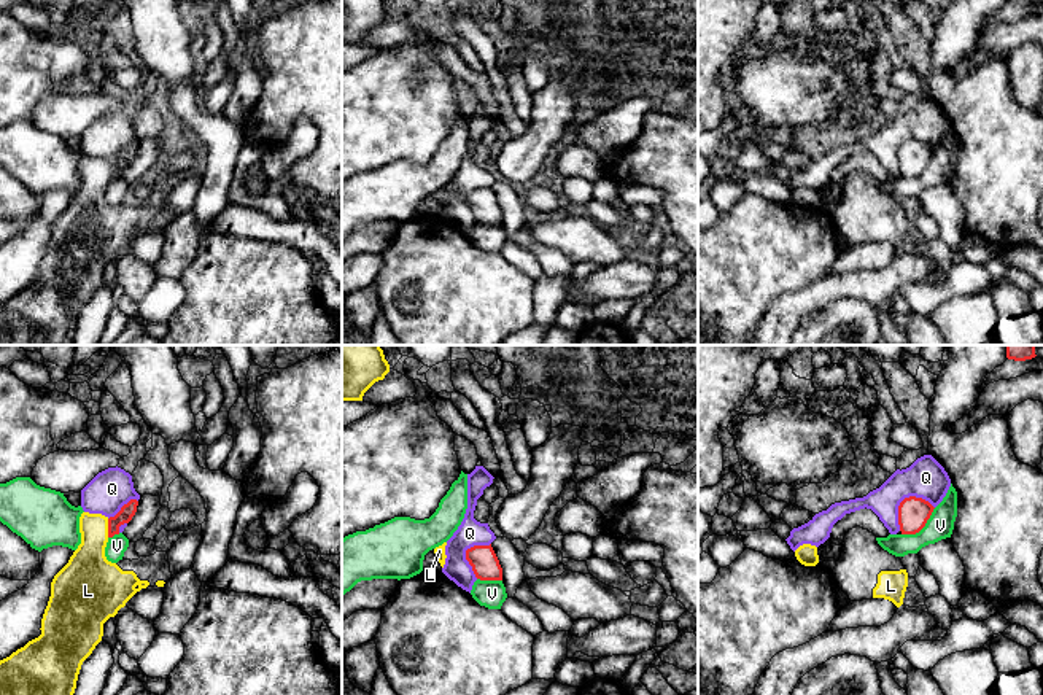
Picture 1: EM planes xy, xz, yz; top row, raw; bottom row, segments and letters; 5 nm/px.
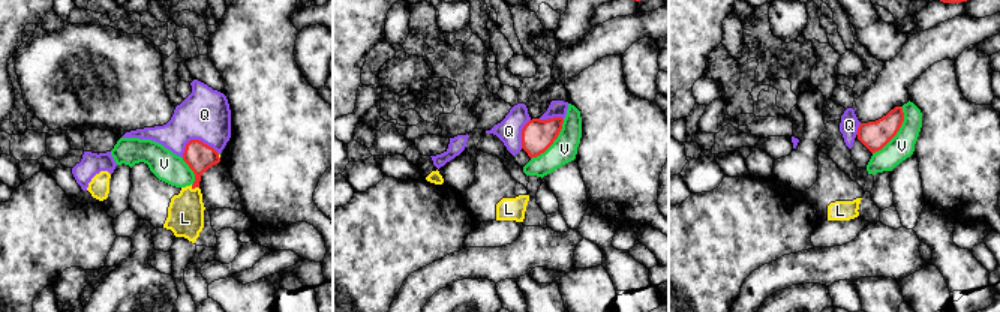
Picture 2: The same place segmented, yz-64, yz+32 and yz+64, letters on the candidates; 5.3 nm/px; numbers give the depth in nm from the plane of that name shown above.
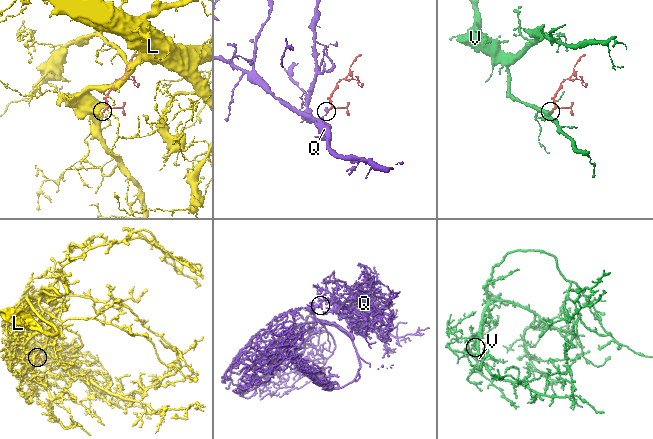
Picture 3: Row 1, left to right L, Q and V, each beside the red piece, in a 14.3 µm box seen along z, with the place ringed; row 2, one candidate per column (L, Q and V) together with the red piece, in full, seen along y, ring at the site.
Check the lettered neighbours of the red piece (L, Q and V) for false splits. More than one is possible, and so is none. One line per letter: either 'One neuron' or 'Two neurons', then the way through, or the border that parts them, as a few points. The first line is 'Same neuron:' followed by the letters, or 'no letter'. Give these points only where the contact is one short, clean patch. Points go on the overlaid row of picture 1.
Same neuron: L
L: One neuron
Q: Two neurons. Boundary: yz (934, 506), (921, 498), (907, 496), (899, 506), (899, 530)
V: Two neurons

